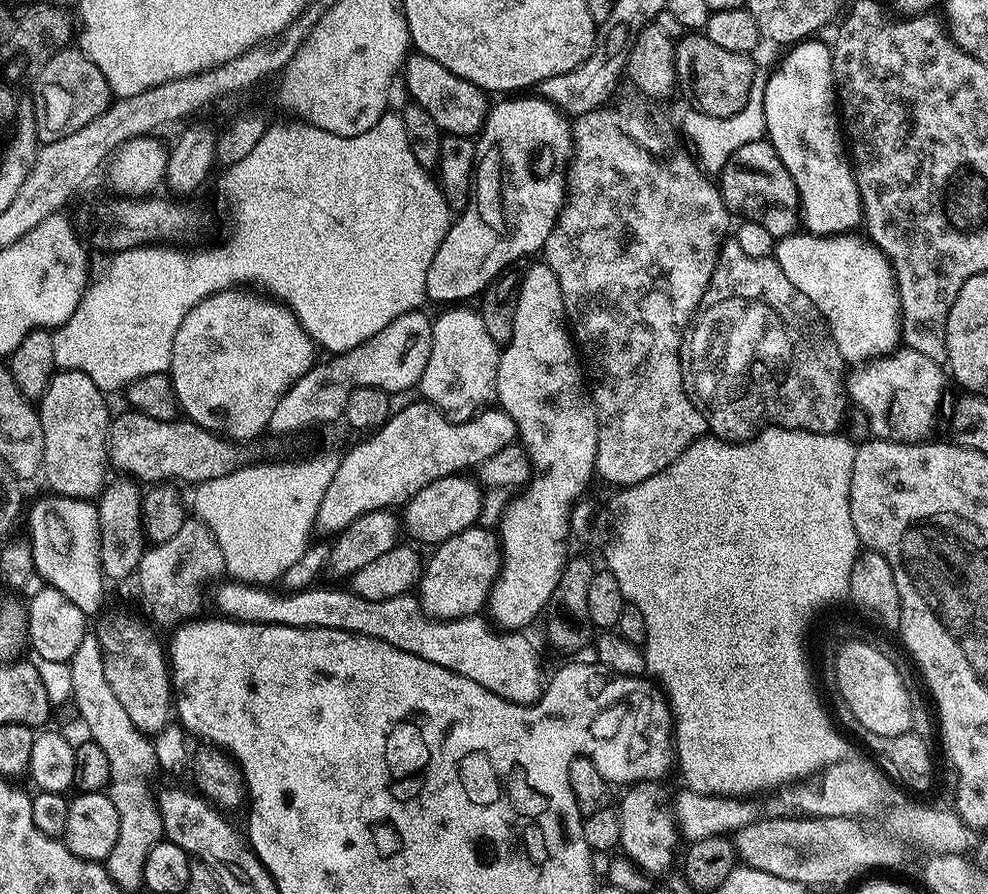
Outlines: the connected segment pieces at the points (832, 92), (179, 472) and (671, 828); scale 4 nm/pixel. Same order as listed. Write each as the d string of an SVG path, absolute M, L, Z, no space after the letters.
M809 38L791 45L780 60L780 65L764 80L764 127L768 143L774 146L782 166L790 174L796 187L798 216L813 236L833 237L851 233L861 227L864 208L860 205L860 191L856 173L846 147L846 136L842 131L842 120L838 115L836 89L832 79L832 50L820 38Z
M131 410L121 411L111 417L108 425L108 458L113 469L125 472L136 480L145 480L145 485L156 486L161 482L176 482L181 480L184 484L195 486L207 484L214 478L222 478L226 474L236 471L241 467L242 459L226 440L213 436L211 432L199 428L187 418L175 420L159 420L158 418L146 418L146 414Z
M656 782L635 783L627 789L628 792L618 800L618 811L620 813L620 842L619 851L624 851L623 855L641 873L649 877L660 876L663 872L668 872L672 868L672 863L677 863L676 847L682 839L681 829L678 827L677 817L673 809L668 809L668 804L664 801L664 792L661 785Z

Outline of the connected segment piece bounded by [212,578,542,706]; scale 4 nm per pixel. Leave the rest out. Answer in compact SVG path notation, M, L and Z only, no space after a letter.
M224 578L213 587L216 589L212 592L212 604L220 611L217 613L221 617L243 624L346 630L378 638L382 642L390 642L390 646L398 650L426 658L426 662L434 662L434 666L442 666L462 678L470 678L470 682L478 682L478 686L498 694L498 698L509 700L511 704L532 706L541 699L540 660L536 657L535 646L524 637L523 631L497 630L480 614L464 616L460 620L437 620L425 613L419 599L412 594L385 600L363 600L350 590L338 592L334 588L318 587L272 592L276 590L268 586Z

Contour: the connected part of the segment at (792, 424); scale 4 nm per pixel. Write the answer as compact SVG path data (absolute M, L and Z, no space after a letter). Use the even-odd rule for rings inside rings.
M735 238L725 239L720 245L710 286L699 307L690 323L696 331L694 342L686 331L680 345L680 365L686 370L686 394L706 418L711 435L729 442L743 442L770 428L829 434L841 431L844 411L850 408L844 355L838 350L828 323L814 302L810 302L810 298L806 298L806 294L782 274L782 266L778 266L775 258L749 258L738 247ZM692 346L698 346L696 362L692 362Z

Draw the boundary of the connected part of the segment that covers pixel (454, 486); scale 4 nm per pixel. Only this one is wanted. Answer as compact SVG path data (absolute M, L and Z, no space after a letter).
M464 474L438 478L438 482L430 482L418 490L418 494L414 494L414 498L402 508L402 524L406 532L424 544L435 546L443 540L460 536L466 529L473 527L484 508L484 496L480 493L481 485L475 479L472 481L468 478Z

